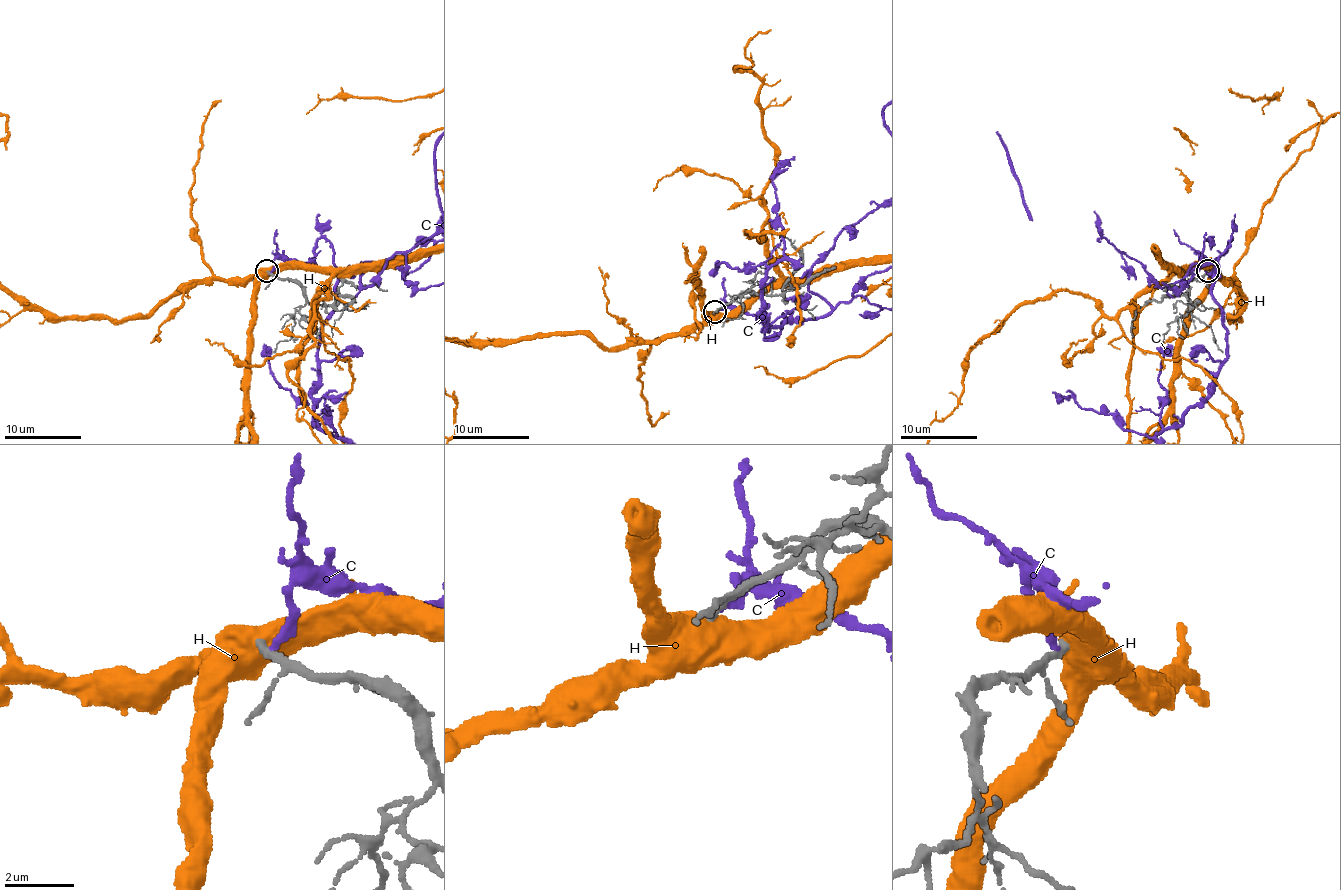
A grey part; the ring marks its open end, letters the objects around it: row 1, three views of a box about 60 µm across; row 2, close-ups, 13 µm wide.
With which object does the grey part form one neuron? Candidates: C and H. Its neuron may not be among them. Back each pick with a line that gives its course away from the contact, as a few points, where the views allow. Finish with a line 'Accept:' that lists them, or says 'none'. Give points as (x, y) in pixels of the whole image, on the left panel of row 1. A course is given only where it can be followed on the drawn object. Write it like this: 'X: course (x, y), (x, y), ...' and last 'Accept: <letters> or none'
Accept: none

